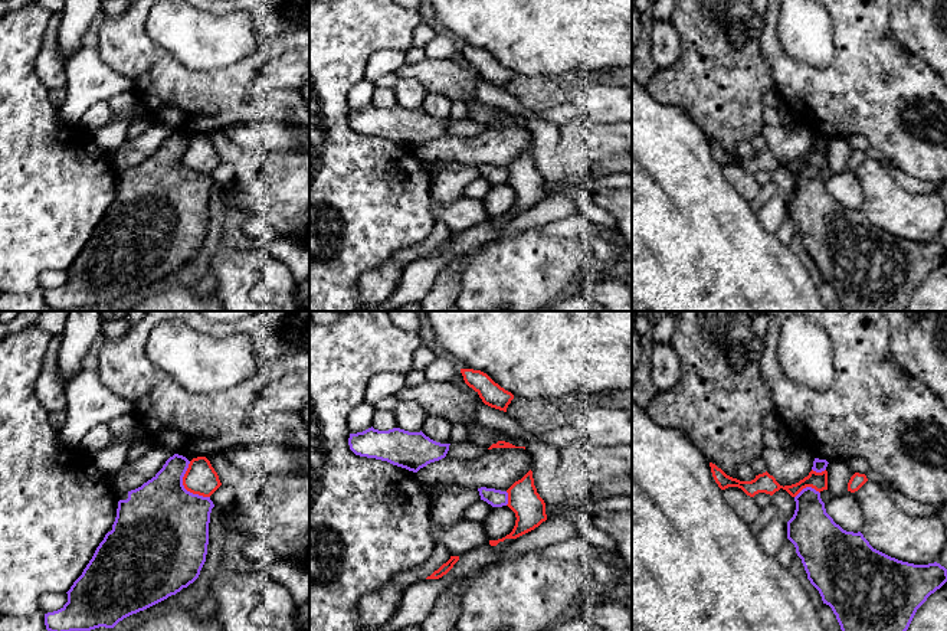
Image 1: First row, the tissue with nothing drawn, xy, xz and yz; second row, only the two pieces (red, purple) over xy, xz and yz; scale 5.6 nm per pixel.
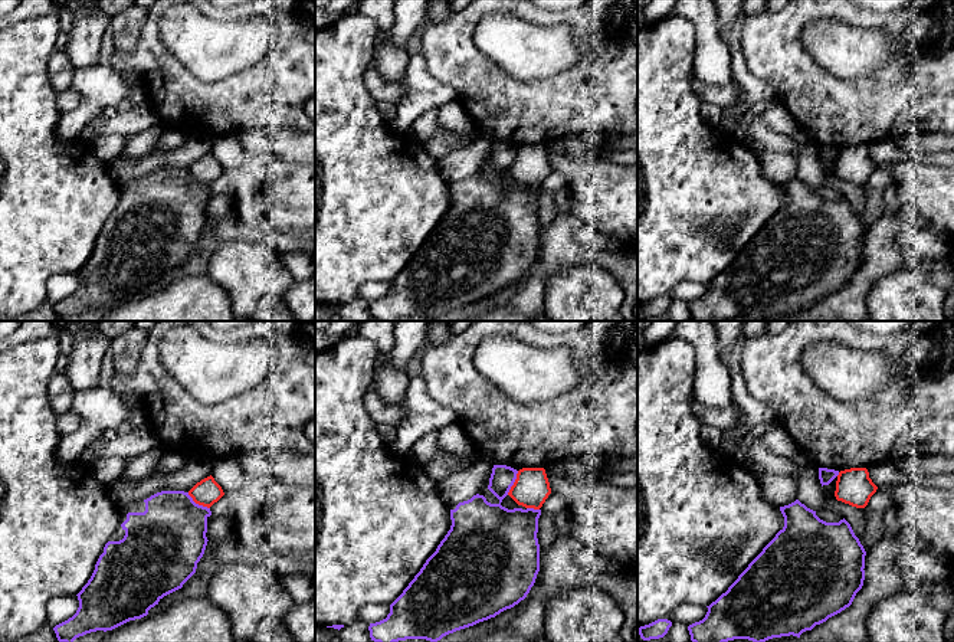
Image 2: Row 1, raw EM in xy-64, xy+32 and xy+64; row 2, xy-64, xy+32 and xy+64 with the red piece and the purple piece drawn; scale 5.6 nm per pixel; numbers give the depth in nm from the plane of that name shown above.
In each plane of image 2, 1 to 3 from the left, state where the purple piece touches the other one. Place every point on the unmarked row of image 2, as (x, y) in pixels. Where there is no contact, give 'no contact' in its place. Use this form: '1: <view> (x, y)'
1: xy-64 (197, 180)
2: xy+32 (514, 160)
3: xy+64 (839, 151)

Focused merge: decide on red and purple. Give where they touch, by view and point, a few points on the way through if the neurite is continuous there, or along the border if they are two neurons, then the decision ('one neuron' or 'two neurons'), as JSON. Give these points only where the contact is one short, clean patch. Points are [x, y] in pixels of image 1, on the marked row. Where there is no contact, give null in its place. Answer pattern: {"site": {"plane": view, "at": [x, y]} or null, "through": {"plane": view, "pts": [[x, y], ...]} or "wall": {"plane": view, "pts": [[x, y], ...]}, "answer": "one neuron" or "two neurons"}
{"site": {"plane": "xy", "at": [184, 487]}, "wall": {"plane": "xy", "pts": [[189, 461], [183, 486], [193, 493], [209, 497]]}, "answer": "two neurons"}

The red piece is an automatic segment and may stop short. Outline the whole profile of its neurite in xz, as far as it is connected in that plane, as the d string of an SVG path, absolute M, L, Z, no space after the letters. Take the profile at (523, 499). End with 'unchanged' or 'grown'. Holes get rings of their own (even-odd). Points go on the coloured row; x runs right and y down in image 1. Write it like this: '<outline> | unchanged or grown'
M530 470L521 480L515 481L508 490L508 507L515 513L515 526L509 534L498 540L489 540L497 546L505 539L517 539L547 520L545 503L537 493L533 471Z | unchanged

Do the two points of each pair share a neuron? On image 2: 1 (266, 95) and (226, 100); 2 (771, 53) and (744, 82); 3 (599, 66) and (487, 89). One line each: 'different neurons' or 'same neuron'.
1: same neuron
2: different neurons
3: same neuron

